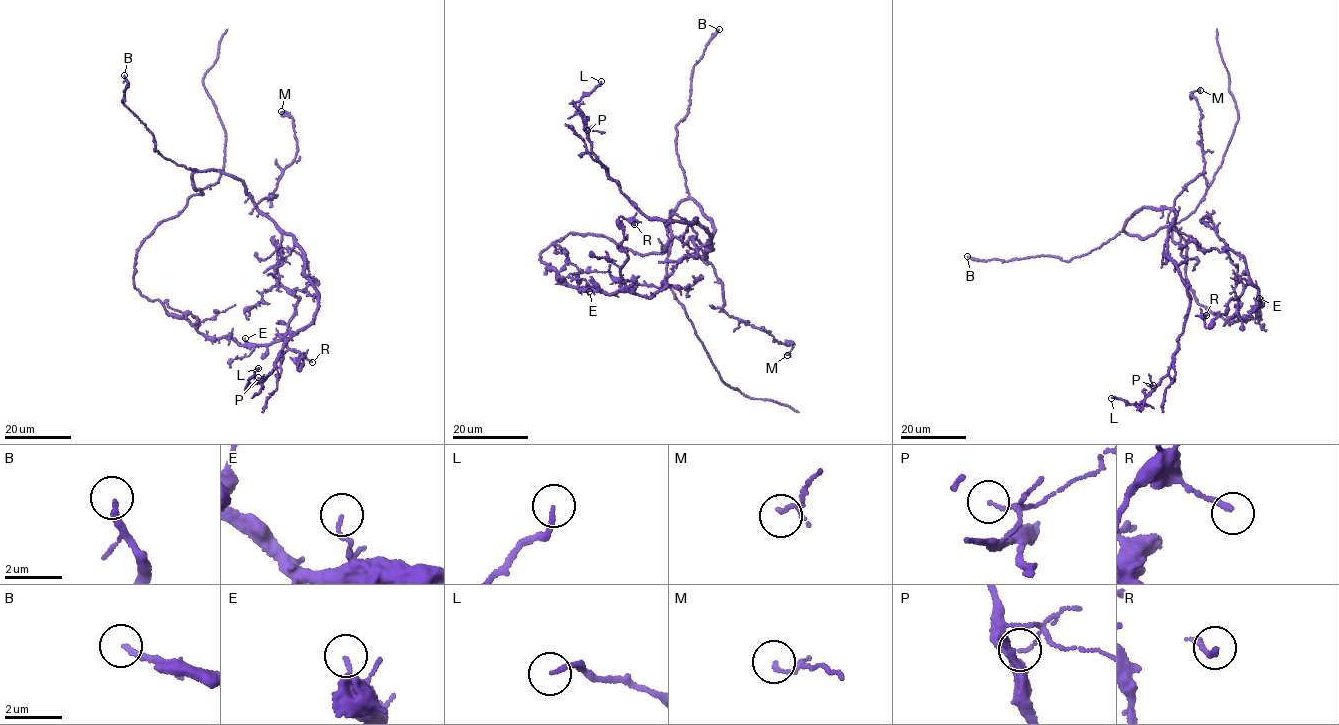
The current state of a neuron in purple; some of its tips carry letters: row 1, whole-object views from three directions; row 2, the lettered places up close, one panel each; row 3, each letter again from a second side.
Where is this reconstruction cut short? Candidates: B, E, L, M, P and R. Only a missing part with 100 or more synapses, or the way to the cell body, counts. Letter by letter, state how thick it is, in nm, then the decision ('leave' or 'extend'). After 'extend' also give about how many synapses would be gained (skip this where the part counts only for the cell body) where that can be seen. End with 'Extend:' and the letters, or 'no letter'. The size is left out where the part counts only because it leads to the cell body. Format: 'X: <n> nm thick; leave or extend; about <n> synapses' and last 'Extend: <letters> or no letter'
B: 180 nm thick; leave
E: 120 nm thick; leave
L: 170 nm thick; leave
M: 110 nm thick; leave
P: 100 nm thick; leave
R: 190 nm thick; leave
Extend: no letter

